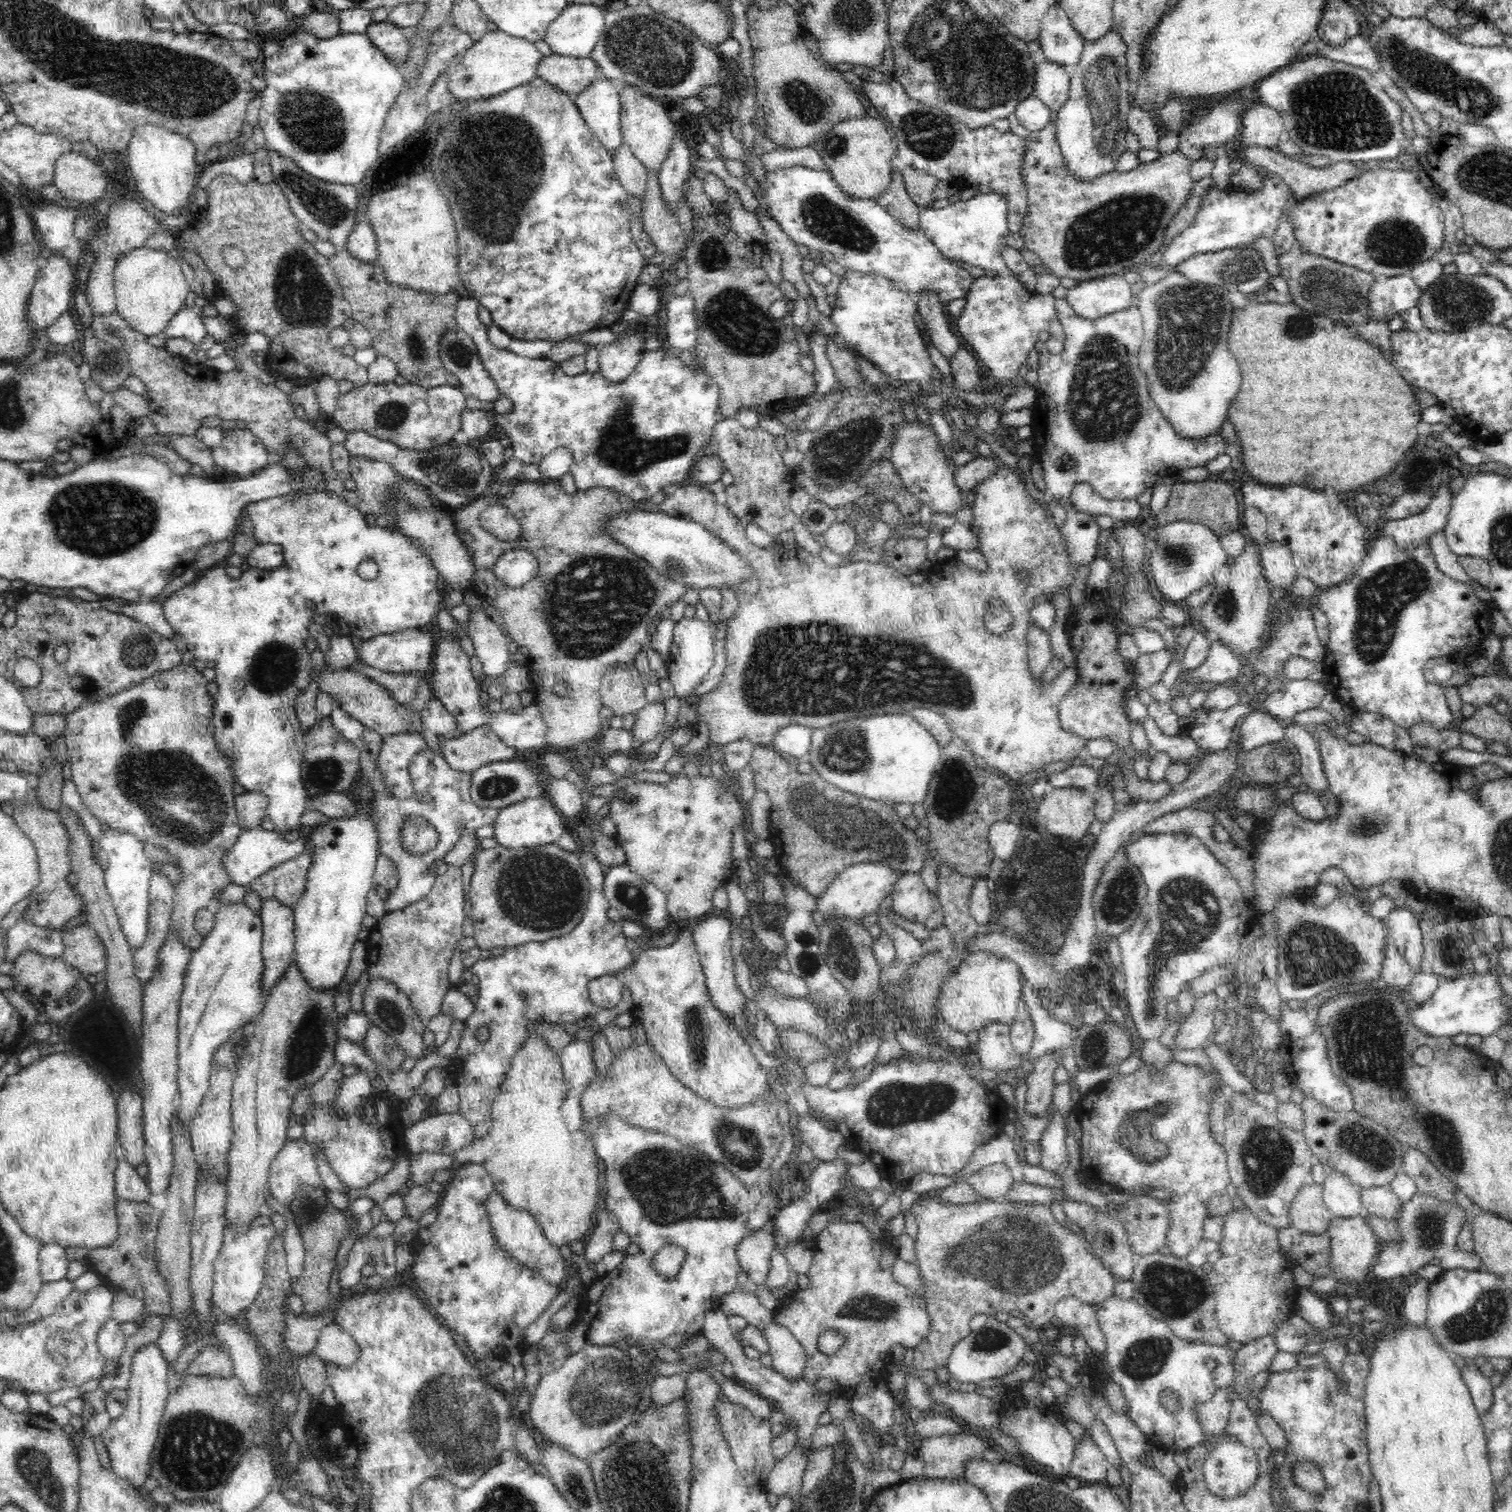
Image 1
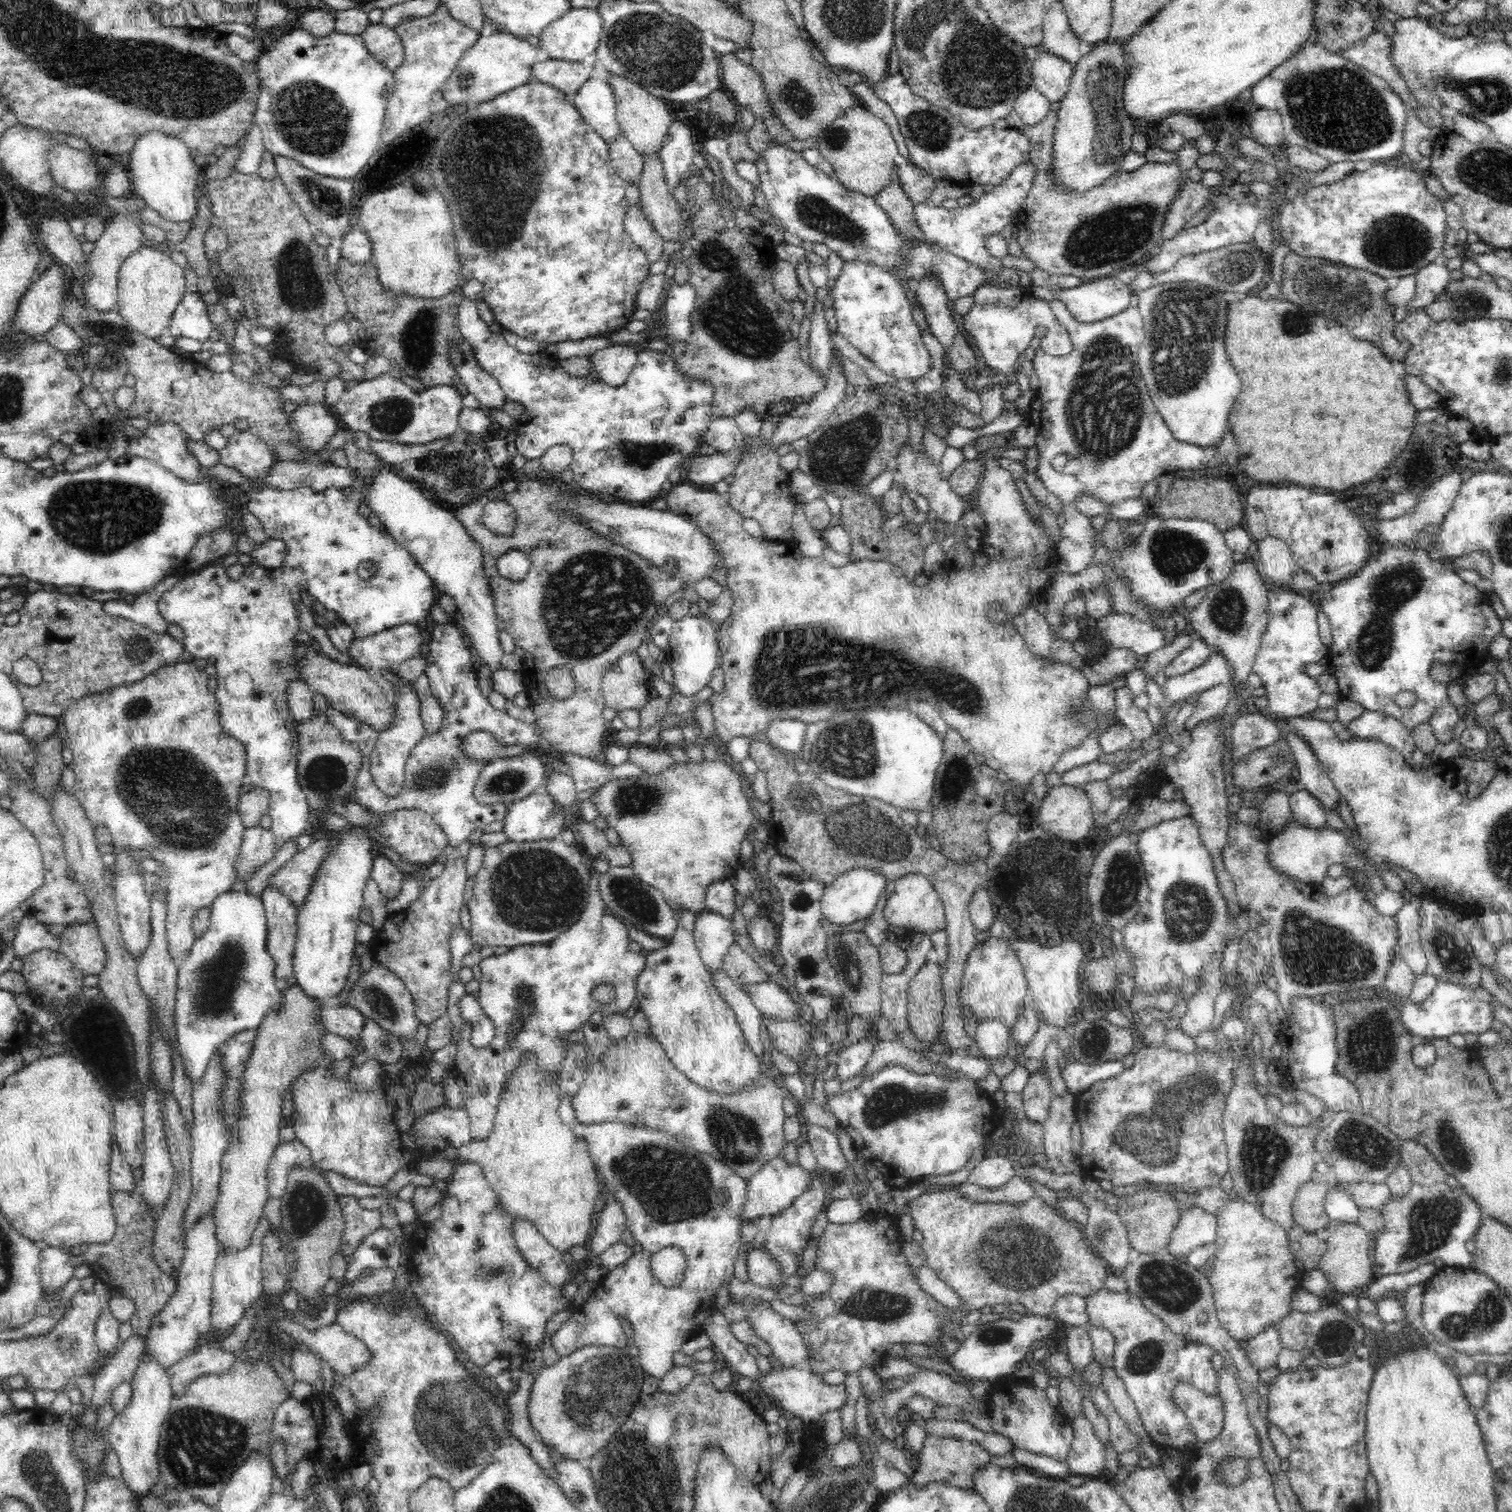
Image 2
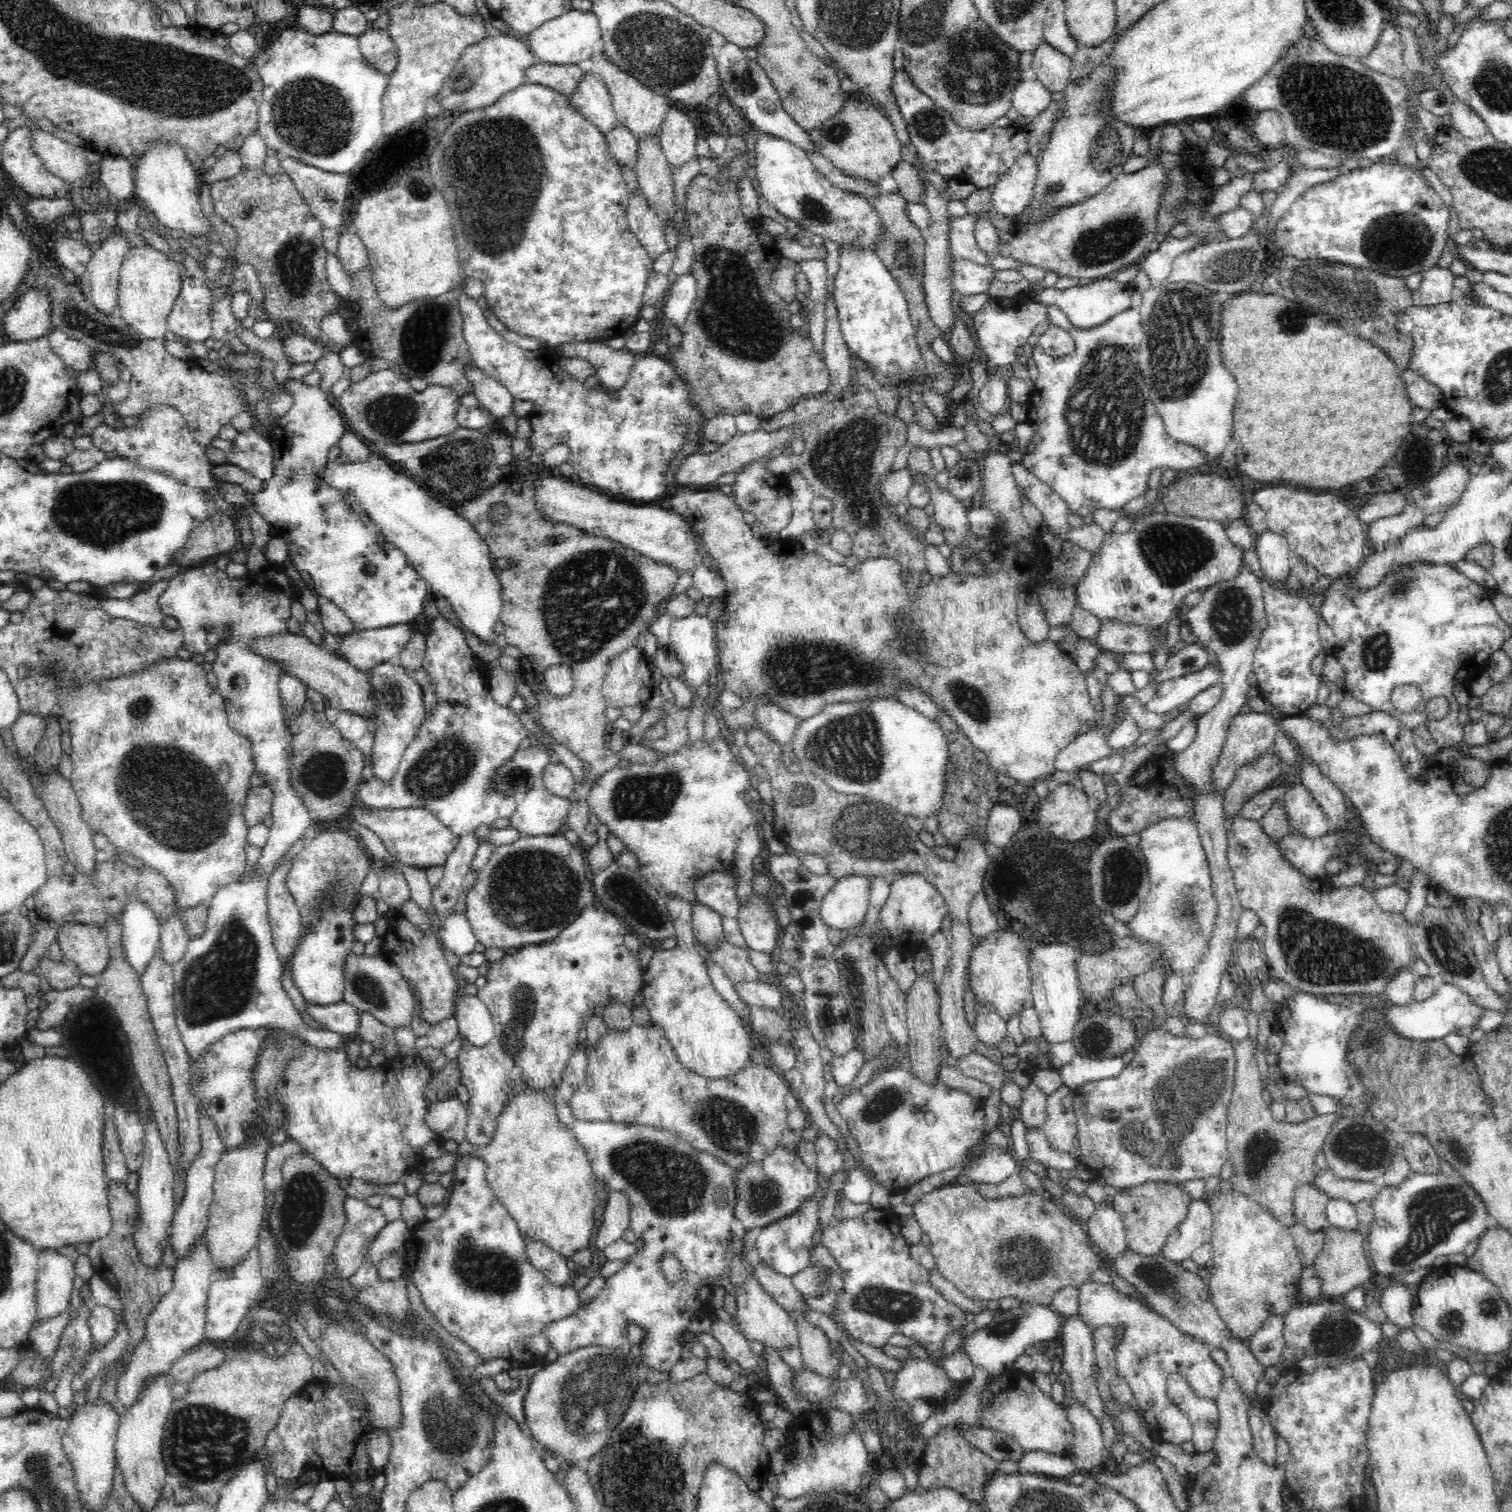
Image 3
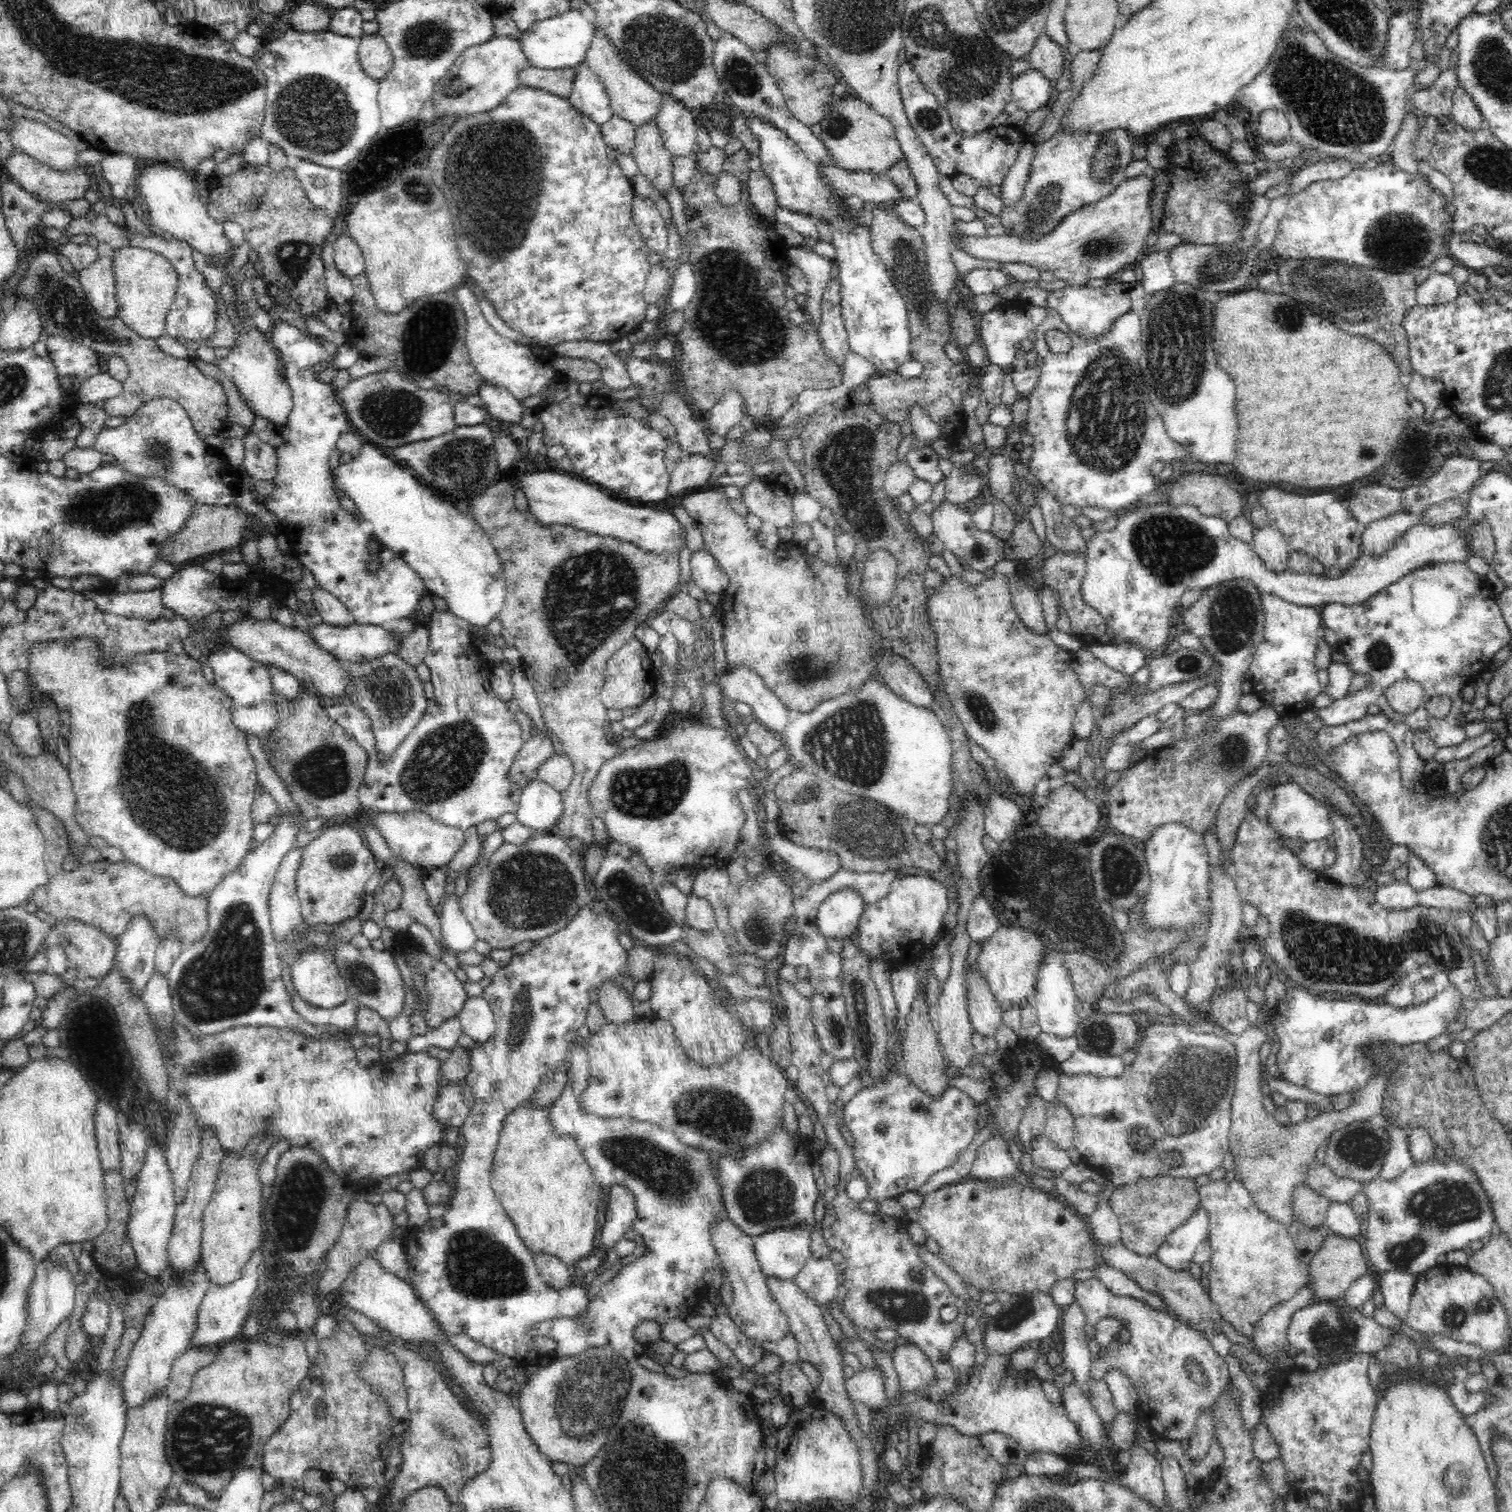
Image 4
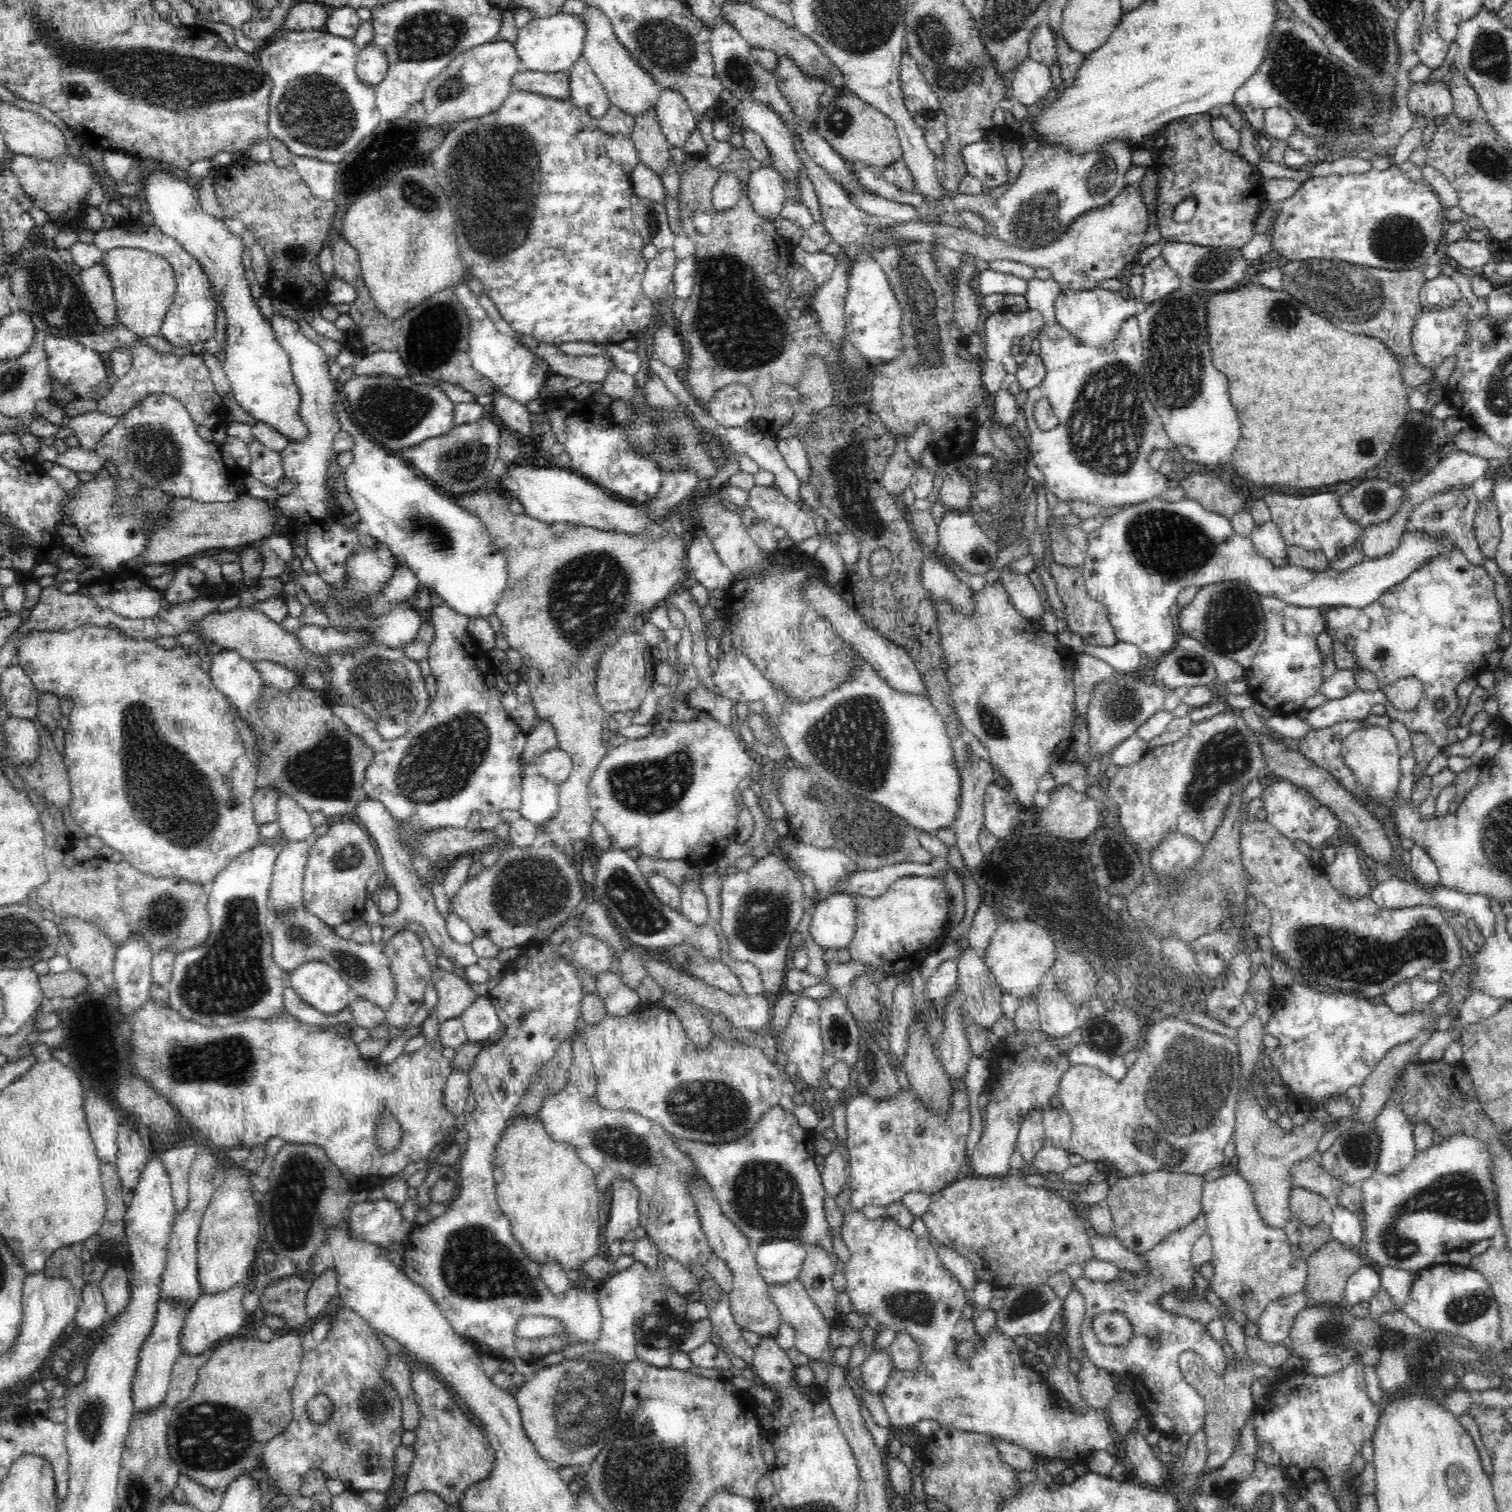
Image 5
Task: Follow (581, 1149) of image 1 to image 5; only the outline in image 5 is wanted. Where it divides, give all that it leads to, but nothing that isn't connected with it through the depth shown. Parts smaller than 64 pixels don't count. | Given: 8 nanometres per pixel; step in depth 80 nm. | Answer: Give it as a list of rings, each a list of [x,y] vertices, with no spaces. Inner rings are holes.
[[[524,1115],[507,1123],[497,1142],[492,1168],[497,1203],[511,1222],[514,1238],[530,1259],[541,1266],[546,1262],[556,1262],[564,1270],[578,1270],[576,1266],[582,1266],[598,1254],[601,1192],[596,1186],[594,1173],[582,1162],[578,1151],[570,1143],[554,1142],[543,1130],[542,1123],[538,1122],[538,1116]]]

